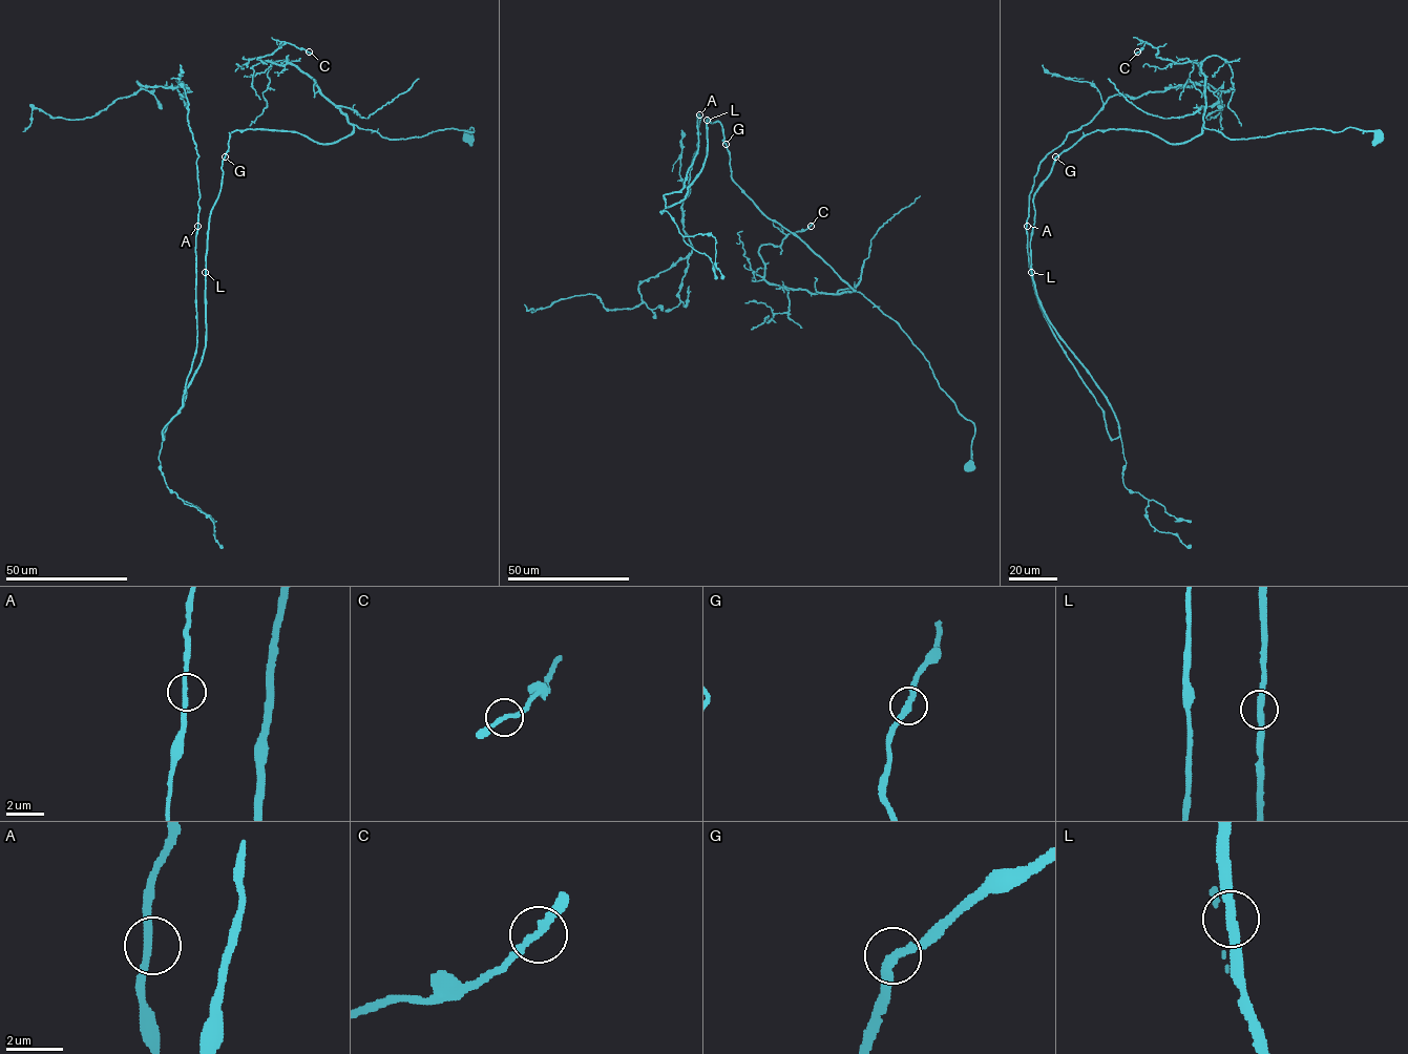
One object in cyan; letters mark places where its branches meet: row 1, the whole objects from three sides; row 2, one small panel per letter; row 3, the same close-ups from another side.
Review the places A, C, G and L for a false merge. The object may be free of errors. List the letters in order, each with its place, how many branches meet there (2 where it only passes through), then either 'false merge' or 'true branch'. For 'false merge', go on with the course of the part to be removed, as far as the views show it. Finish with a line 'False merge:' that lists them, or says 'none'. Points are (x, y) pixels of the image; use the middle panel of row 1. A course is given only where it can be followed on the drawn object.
A: (699, 114) | 2 | true branch
C: (811, 226) | 2 | true branch
G: (726, 144) | 2 | true branch
L: (707, 120) | 2 | true branch
False merge: none

